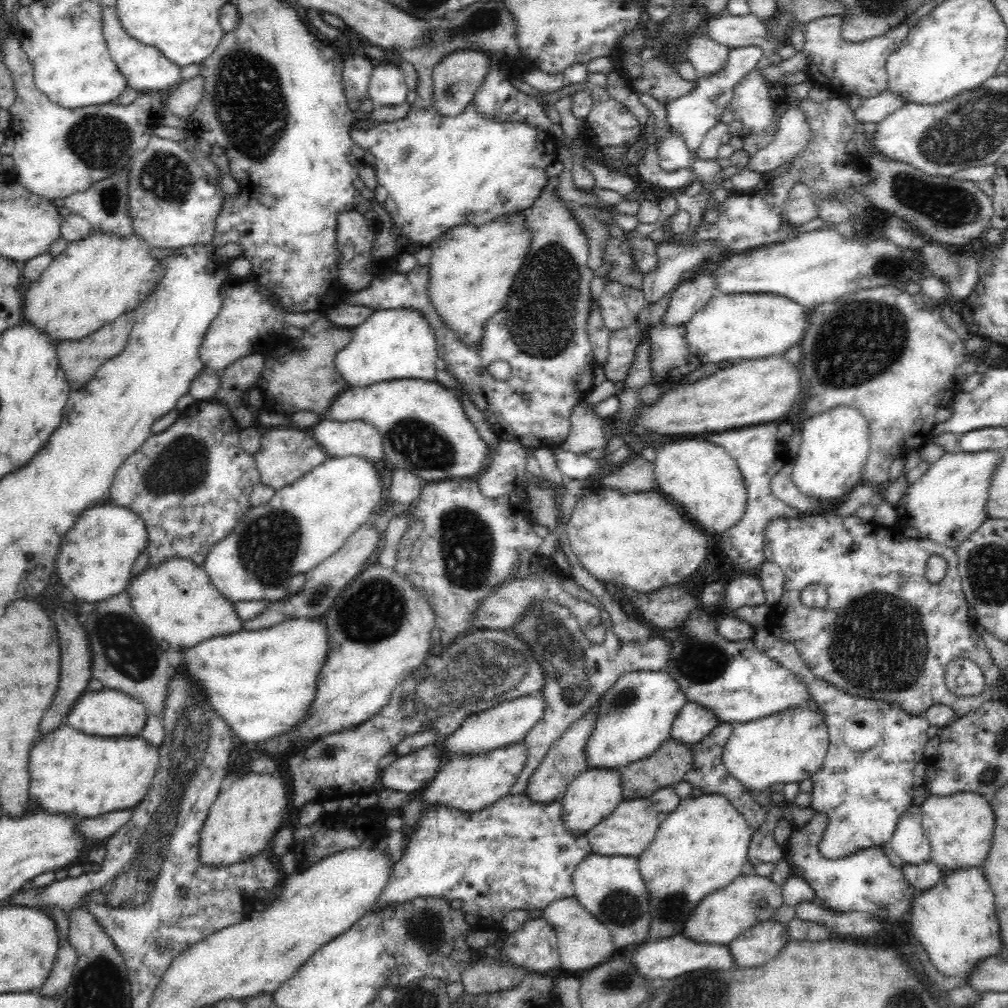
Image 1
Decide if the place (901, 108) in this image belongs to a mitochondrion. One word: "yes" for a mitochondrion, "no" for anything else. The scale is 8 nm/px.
no

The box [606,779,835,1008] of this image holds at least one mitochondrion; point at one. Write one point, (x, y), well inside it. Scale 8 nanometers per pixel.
(672, 907)

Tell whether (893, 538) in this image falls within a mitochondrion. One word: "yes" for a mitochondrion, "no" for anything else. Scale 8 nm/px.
no

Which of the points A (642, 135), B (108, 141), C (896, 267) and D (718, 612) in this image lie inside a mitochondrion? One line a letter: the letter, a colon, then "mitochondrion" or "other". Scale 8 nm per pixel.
A: other
B: mitochondrion
C: mitochondrion
D: other

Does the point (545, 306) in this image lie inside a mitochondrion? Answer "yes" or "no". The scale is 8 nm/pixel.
yes

